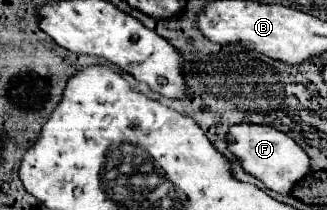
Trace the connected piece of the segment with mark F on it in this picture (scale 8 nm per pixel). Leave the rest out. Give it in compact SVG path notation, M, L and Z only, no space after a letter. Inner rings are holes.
M233 124L227 130L227 144L247 174L259 178L269 190L279 192L279 194L289 194L291 188L311 170L309 156L301 150L301 146L295 144L291 136L271 126Z

